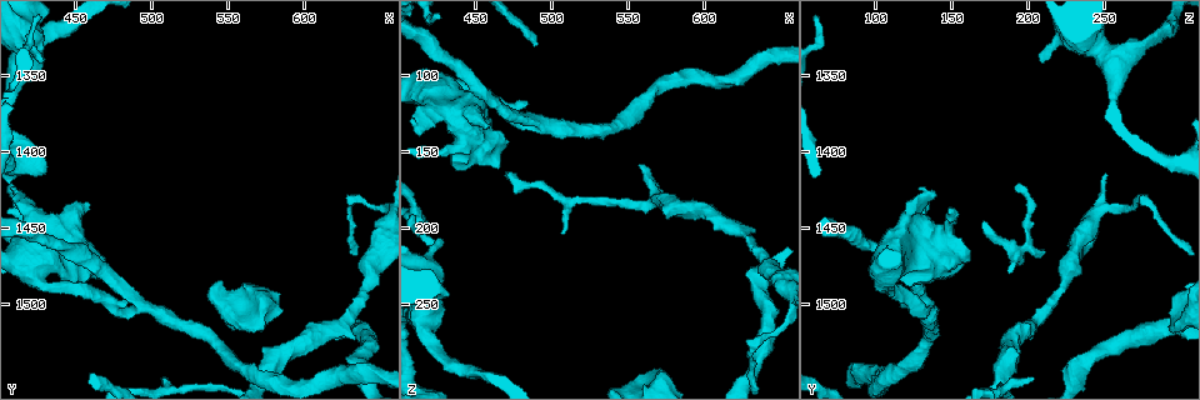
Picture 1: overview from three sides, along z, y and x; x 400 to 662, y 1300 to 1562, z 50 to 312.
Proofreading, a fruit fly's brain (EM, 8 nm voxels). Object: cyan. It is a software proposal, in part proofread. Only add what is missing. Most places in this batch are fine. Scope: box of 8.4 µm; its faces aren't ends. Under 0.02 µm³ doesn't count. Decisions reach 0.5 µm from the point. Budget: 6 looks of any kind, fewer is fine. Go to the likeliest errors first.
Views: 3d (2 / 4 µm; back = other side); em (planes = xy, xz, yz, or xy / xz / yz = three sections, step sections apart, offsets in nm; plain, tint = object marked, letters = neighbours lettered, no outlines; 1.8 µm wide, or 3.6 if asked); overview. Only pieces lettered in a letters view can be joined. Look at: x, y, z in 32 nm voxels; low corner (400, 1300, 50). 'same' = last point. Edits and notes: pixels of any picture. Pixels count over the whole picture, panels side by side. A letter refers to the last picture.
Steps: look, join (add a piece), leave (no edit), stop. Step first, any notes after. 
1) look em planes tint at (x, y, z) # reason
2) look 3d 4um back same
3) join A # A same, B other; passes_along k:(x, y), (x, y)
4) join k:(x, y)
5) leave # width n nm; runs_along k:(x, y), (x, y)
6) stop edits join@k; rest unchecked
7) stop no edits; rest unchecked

look 3d 4um at (430, 1342, 210)

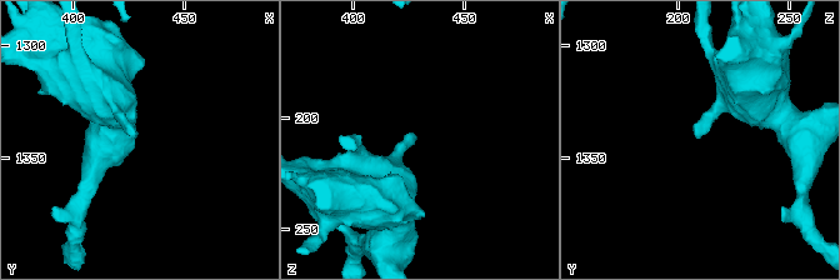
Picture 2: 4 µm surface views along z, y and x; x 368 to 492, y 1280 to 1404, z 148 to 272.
look em xy step 4 tint at (429, 1340, 211)

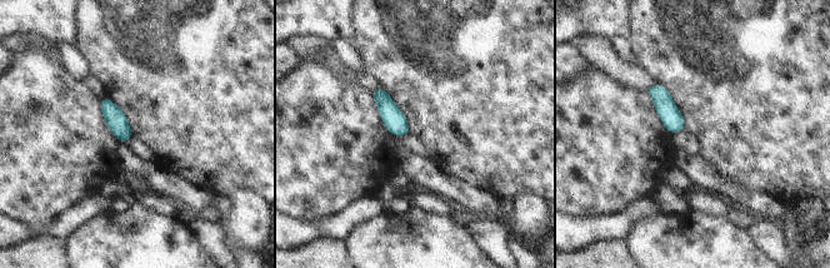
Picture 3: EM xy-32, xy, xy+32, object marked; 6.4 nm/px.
look em planes letters same

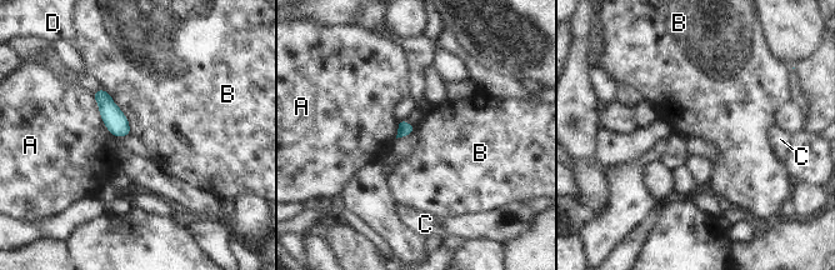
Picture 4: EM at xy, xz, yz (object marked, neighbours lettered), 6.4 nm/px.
leave # longest_contact B 340 nm; A other, B other, C other, D other; no lettered piece goes on from it

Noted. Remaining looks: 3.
look em planes letters at (422, 1464, 208)

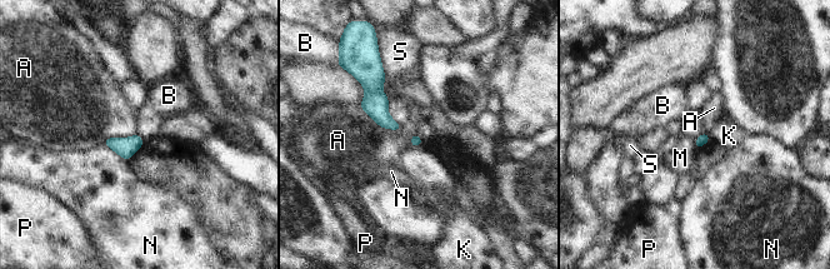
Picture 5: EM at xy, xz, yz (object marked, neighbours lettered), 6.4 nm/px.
leave # longest_contact A 320 nm; A other, B other, K other, M other, N other, P other, S other; border 5:(359, 105), (379, 125), (400, 130); none of them fits

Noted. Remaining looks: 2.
look em planes tint at (482, 1508, 130) # branch stops here

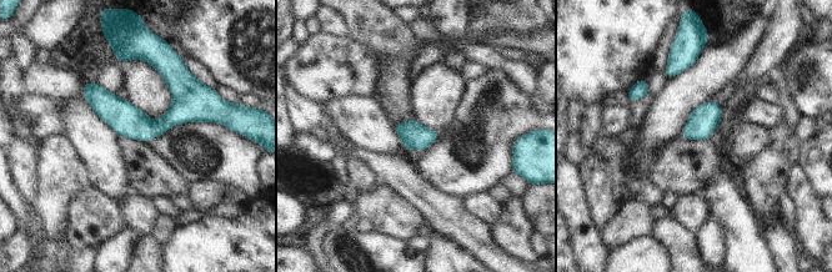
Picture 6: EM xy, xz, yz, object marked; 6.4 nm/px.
look em planes letters same # see the neighbours

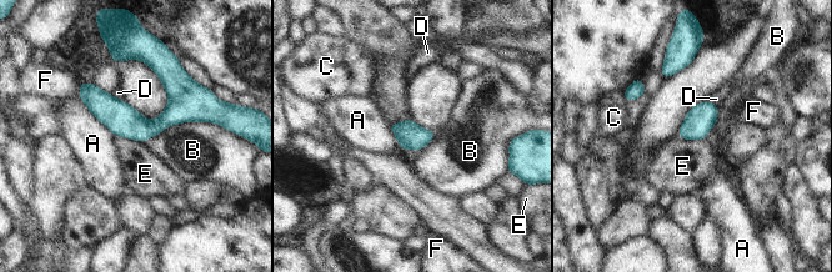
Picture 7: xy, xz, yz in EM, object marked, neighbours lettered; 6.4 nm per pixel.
leave # width 180 nm; longest_contact B 500 nm; A other, B other, C other, D other, E other, F other; no lettered piece goes on from it

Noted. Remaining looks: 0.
stop no edits; rest unchecked

